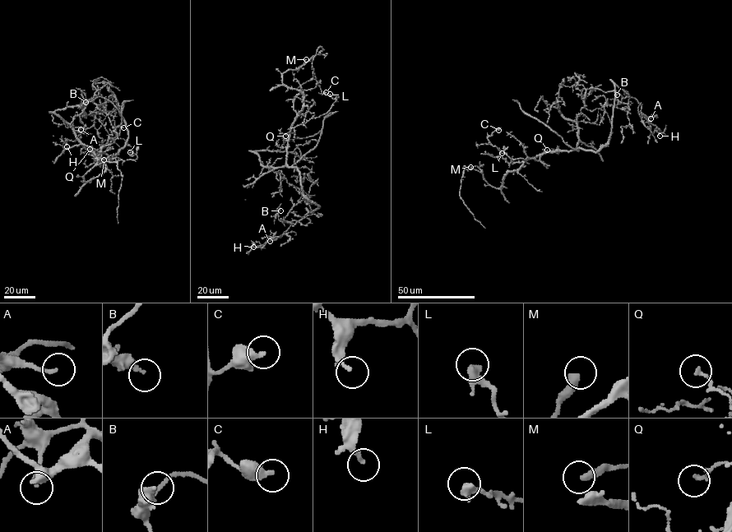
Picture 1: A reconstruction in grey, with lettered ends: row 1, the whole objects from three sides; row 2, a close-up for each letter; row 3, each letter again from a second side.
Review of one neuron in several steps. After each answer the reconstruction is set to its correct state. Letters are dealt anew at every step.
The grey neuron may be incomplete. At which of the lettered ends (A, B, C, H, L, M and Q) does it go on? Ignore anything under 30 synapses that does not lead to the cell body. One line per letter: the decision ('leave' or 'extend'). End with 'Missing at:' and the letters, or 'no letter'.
A: leave
B: leave
C: leave
H: leave
L: leave
M: leave
Q: leave
Missing at: no letter

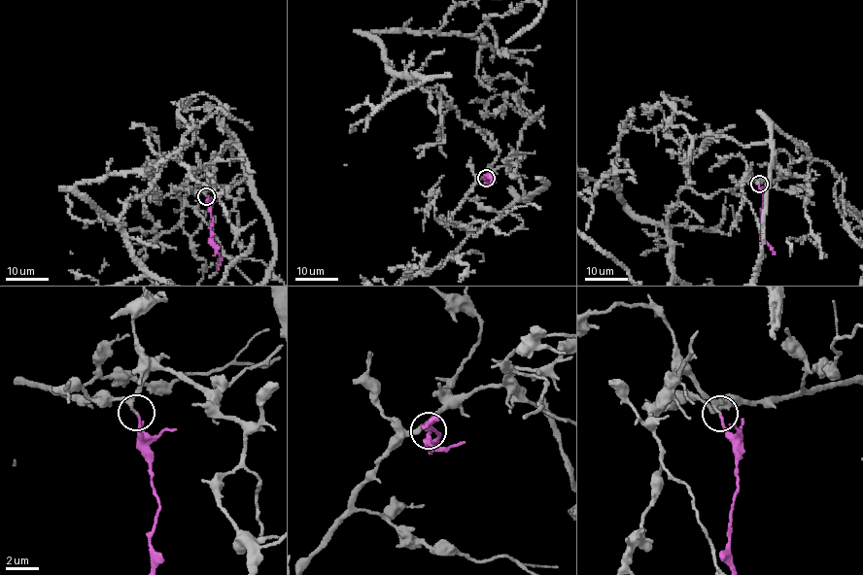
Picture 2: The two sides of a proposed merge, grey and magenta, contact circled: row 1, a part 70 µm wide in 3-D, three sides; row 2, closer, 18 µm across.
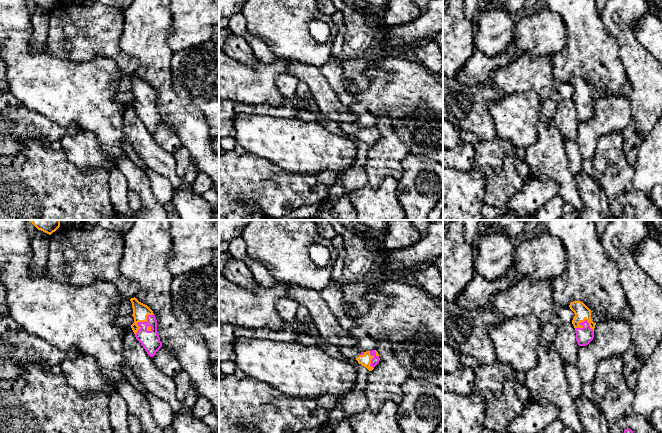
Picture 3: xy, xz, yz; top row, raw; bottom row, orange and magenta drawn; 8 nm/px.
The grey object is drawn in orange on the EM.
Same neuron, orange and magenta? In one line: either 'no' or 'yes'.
yes

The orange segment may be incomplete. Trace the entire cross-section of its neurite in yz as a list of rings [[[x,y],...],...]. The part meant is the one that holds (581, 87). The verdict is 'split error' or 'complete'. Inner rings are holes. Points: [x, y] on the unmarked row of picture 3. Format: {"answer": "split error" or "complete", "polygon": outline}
{"answer": "split error", "polygon": [[[573,77],[569,83],[575,90],[572,100],[575,104],[577,119],[579,122],[586,122],[594,114],[596,101],[591,95],[591,86],[581,77]]]}

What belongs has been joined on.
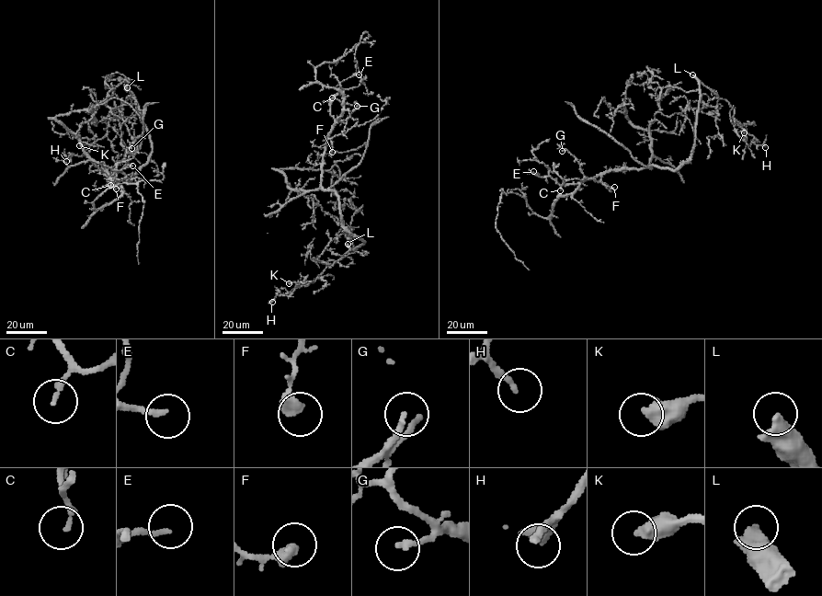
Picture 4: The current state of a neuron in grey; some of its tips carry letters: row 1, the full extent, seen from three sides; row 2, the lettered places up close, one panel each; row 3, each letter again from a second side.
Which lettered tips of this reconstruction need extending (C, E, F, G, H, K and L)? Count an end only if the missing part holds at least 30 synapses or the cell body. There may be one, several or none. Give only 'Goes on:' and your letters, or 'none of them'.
Goes on: H, K, L

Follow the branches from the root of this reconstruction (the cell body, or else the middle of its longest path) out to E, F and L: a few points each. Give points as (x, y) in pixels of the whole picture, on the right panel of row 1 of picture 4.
E: (636, 168), (614, 169), (576, 184), (562, 185), (533, 171)
F: (636, 168), (614, 169), (601, 176), (603, 184), (614, 187)
L: (636, 168), (656, 166), (678, 169), (690, 155), (695, 141), (700, 92), (699, 82), (692, 74)

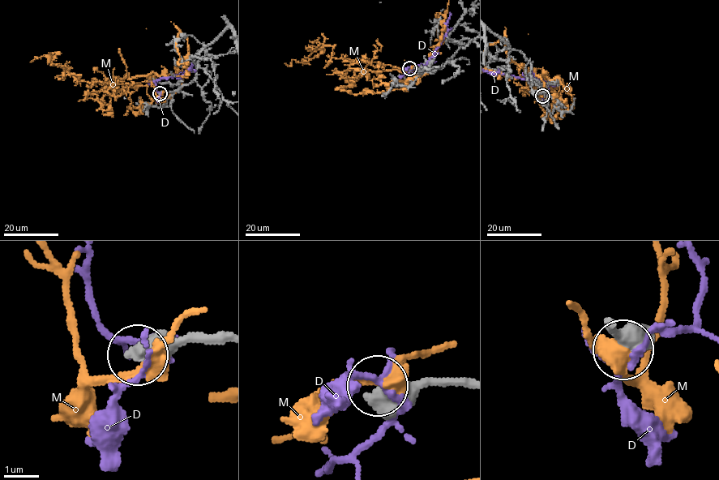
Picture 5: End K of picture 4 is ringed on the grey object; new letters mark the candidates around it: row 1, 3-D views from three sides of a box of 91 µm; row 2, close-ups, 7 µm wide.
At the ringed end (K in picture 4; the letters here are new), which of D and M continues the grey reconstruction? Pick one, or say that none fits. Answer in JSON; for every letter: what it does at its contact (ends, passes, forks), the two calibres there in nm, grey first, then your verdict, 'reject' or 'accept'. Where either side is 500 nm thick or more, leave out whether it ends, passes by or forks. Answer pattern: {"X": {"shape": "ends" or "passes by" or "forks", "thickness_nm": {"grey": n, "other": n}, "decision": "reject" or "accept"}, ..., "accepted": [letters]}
{"D": {"thickness_nm": {"grey": 750, "other": 200}, "decision": "reject"}, "M": {"thickness_nm": {"grey": 750, "other": 400}, "decision": "reject"}, "accepted": []}

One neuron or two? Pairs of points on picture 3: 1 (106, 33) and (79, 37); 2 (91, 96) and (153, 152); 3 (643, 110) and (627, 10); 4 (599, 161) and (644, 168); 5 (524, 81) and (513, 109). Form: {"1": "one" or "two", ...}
{"1": "one", "2": "two", "3": "one", "4": "two", "5": "two"}

